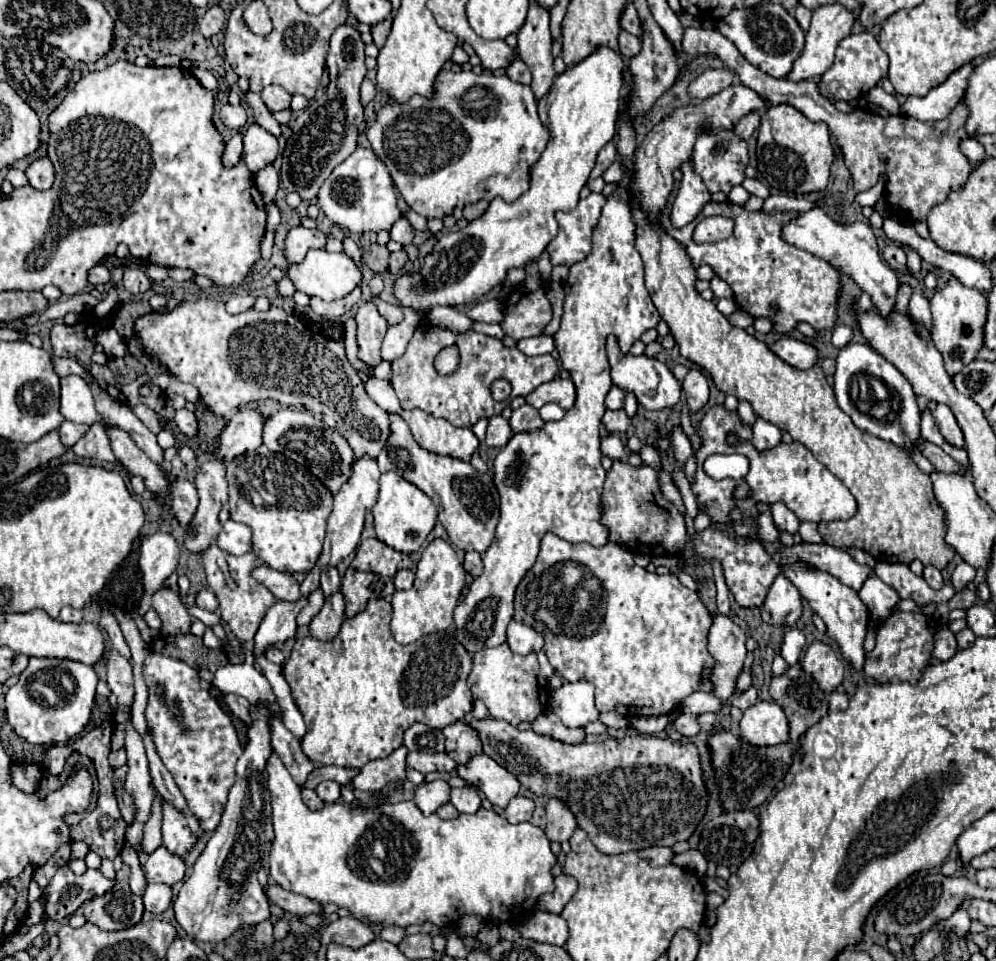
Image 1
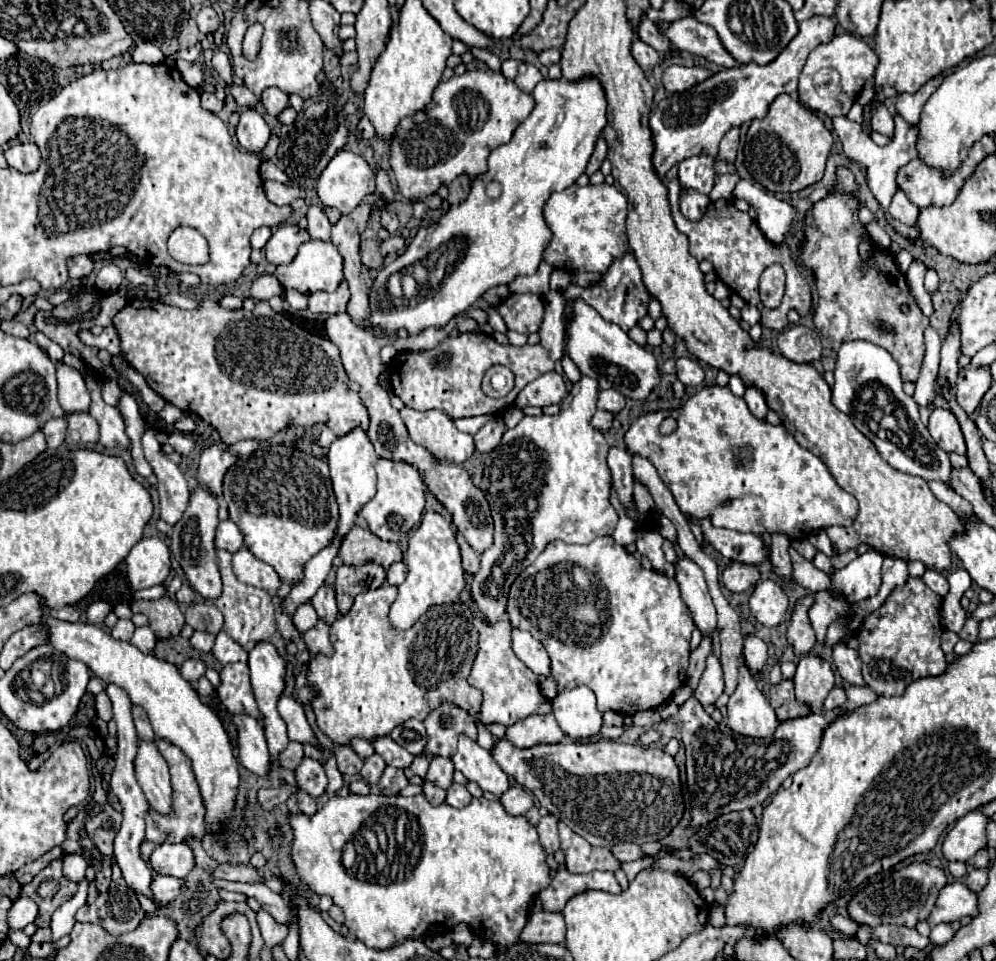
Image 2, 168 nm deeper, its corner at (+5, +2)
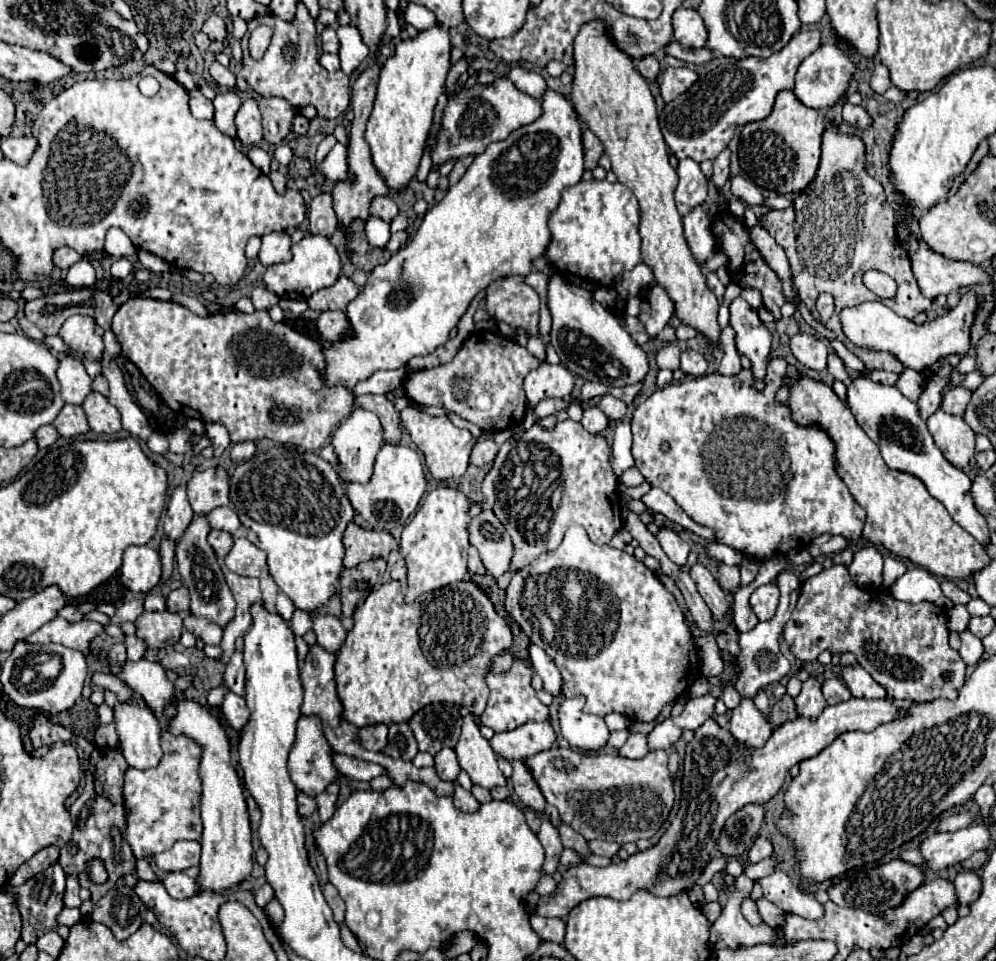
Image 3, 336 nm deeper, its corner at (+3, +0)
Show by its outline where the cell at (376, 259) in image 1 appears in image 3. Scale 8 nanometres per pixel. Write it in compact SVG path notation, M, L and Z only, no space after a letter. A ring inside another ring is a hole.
M360 219L352 223L352 231L354 231L354 237L350 241L346 241L348 257L356 267L370 273L370 271L374 271L376 265L382 265L386 261L384 259L384 249L372 247L368 243L366 233L364 233L364 223Z

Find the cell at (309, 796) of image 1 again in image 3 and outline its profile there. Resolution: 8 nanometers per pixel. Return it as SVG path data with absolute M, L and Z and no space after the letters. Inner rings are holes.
M300 791L298 793L298 813L302 817L310 817L314 811L316 811L316 799L314 797L308 797L308 795L304 795Z

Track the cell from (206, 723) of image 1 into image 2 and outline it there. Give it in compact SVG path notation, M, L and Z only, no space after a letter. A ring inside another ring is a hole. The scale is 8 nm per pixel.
M158 739L158 749L160 753L166 757L168 767L170 767L170 777L172 777L172 811L168 815L160 815L152 808L149 809L145 821L145 837L144 841L152 841L156 845L160 843L180 843L188 837L194 839L202 839L204 837L204 805L202 805L202 797L200 797L200 789L194 777L194 771L190 767L190 759L172 743Z

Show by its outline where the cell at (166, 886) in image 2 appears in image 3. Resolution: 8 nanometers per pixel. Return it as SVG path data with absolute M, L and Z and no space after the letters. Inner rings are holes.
M168 873L162 883L174 899L186 899L200 893L200 885L196 883L196 879L190 879L186 873Z

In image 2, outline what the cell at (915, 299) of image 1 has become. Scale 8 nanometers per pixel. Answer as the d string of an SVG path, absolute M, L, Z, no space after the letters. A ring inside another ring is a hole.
M928 327L926 333L926 355L922 361L922 369L920 369L920 377L916 381L916 393L914 393L914 401L918 405L928 407L928 403L934 399L934 387L936 387L936 375L938 375L938 363L940 363L940 337L938 333Z

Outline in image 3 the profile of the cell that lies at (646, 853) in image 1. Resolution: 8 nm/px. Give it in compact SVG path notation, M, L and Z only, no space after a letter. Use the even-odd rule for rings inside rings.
M590 841L590 851L594 855L606 855L606 857L614 857L618 855L622 847L618 843L608 843L608 841Z

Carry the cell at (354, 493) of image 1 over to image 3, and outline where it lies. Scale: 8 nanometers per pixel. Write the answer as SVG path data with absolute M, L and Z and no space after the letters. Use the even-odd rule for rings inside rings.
M356 409L346 421L342 421L334 435L332 435L332 447L338 459L338 475L344 483L368 483L372 477L372 467L374 467L374 457L382 447L382 425L380 419L364 409Z

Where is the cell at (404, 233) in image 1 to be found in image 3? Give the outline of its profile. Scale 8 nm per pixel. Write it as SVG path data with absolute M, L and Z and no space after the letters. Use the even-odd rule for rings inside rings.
M376 197L370 205L370 213L372 213L372 217L378 217L378 219L390 223L398 215L398 205L390 197Z

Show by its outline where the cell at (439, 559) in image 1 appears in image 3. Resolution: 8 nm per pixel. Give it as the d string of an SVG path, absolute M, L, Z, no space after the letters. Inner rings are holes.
M438 487L428 493L422 507L416 511L412 521L402 531L400 553L408 565L408 593L406 603L412 603L424 591L436 591L450 583L458 583L466 577L466 555L468 555L468 501L464 493L452 487Z

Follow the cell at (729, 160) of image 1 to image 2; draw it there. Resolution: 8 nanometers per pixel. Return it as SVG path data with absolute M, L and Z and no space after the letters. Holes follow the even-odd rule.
M706 155L688 157L678 163L678 181L682 189L694 189L708 195L714 187L714 159Z

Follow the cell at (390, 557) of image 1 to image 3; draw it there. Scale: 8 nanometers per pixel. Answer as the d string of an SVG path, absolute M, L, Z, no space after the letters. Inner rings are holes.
M348 523L344 531L344 567L356 567L362 561L386 559L392 551L398 549L396 539L386 531L366 531L356 523Z

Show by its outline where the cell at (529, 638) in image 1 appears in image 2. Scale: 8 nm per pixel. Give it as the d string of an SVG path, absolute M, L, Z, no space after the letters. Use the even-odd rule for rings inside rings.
M514 629L512 631L512 647L514 653L536 673L536 675L550 675L550 657L540 641L536 641L528 631Z

